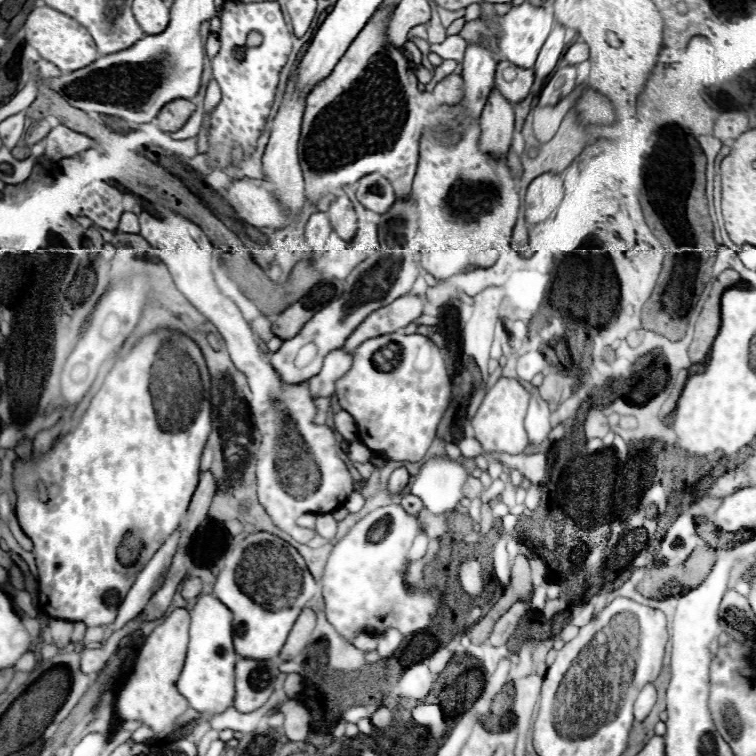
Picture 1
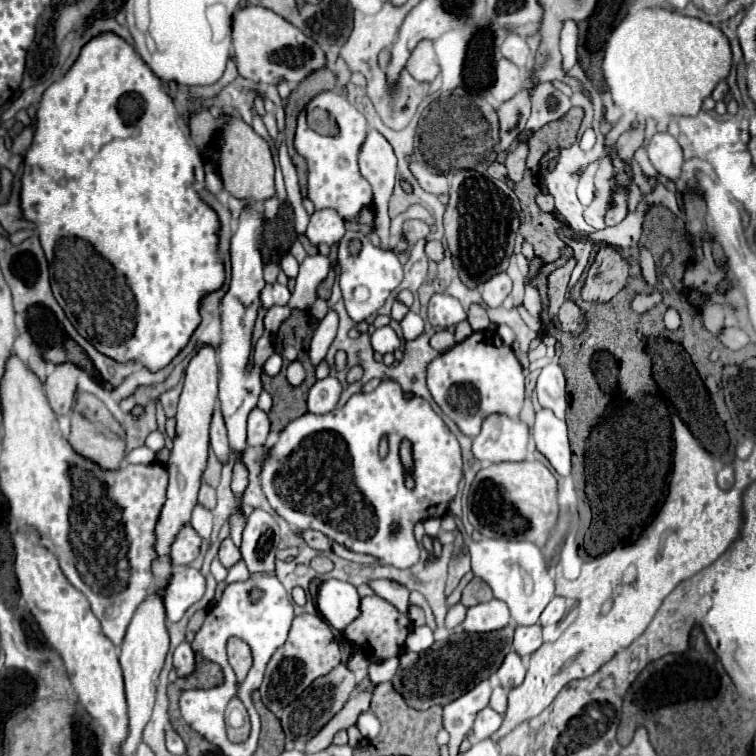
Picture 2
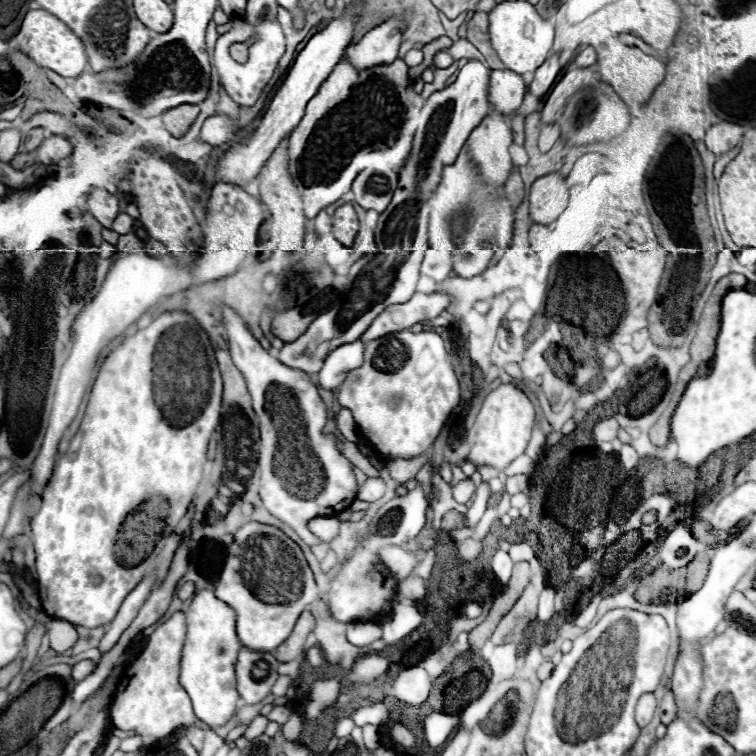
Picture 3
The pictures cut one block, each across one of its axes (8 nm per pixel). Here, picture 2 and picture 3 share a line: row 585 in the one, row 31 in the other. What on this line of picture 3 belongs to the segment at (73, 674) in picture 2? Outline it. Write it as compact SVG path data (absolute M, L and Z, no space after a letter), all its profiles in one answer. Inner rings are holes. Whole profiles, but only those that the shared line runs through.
M28 10L20 26L20 32L16 34L16 40L20 52L30 56L38 66L54 70L64 78L76 78L86 68L86 52L80 38L76 38L72 30L64 26L64 22L60 22L56 16L48 14L46 10Z

